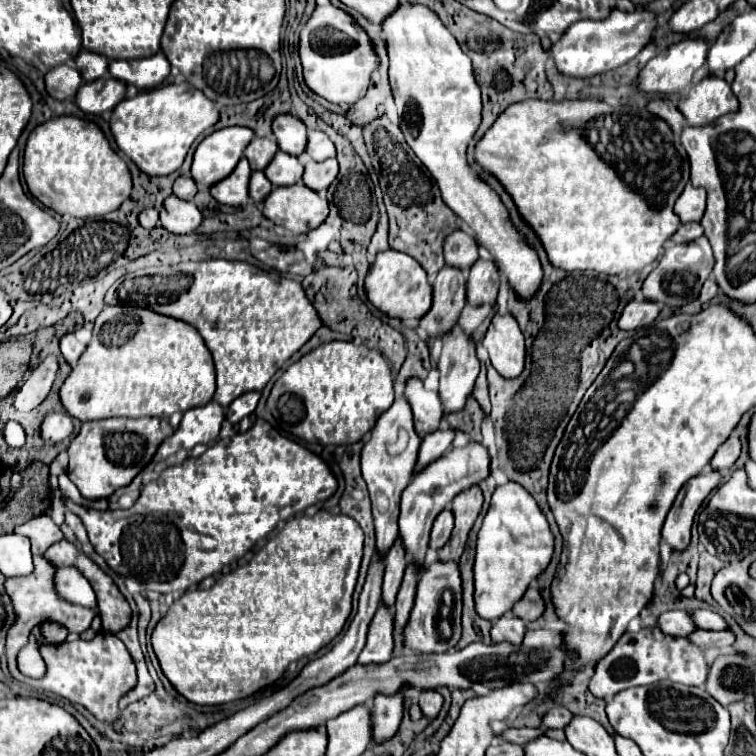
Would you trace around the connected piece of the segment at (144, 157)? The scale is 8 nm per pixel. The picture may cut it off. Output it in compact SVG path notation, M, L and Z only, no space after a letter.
M161 85L123 99L111 115L109 127L117 147L147 175L169 175L181 167L191 143L219 121L213 101L207 101L199 89L181 85Z

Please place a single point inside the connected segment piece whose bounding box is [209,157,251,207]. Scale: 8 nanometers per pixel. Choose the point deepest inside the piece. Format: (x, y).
(232, 190)

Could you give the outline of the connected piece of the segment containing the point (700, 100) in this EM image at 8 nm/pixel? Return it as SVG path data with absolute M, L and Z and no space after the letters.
M705 77L691 89L687 99L681 101L679 111L691 127L703 127L721 115L739 111L739 101L723 77Z

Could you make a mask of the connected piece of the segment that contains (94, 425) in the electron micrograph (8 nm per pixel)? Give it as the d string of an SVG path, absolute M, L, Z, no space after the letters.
M113 417L109 421L89 421L81 425L81 431L69 443L69 467L67 475L77 485L85 499L107 499L119 487L125 487L133 477L151 461L155 449L173 433L171 425L165 419L143 417L143 419L125 419Z

